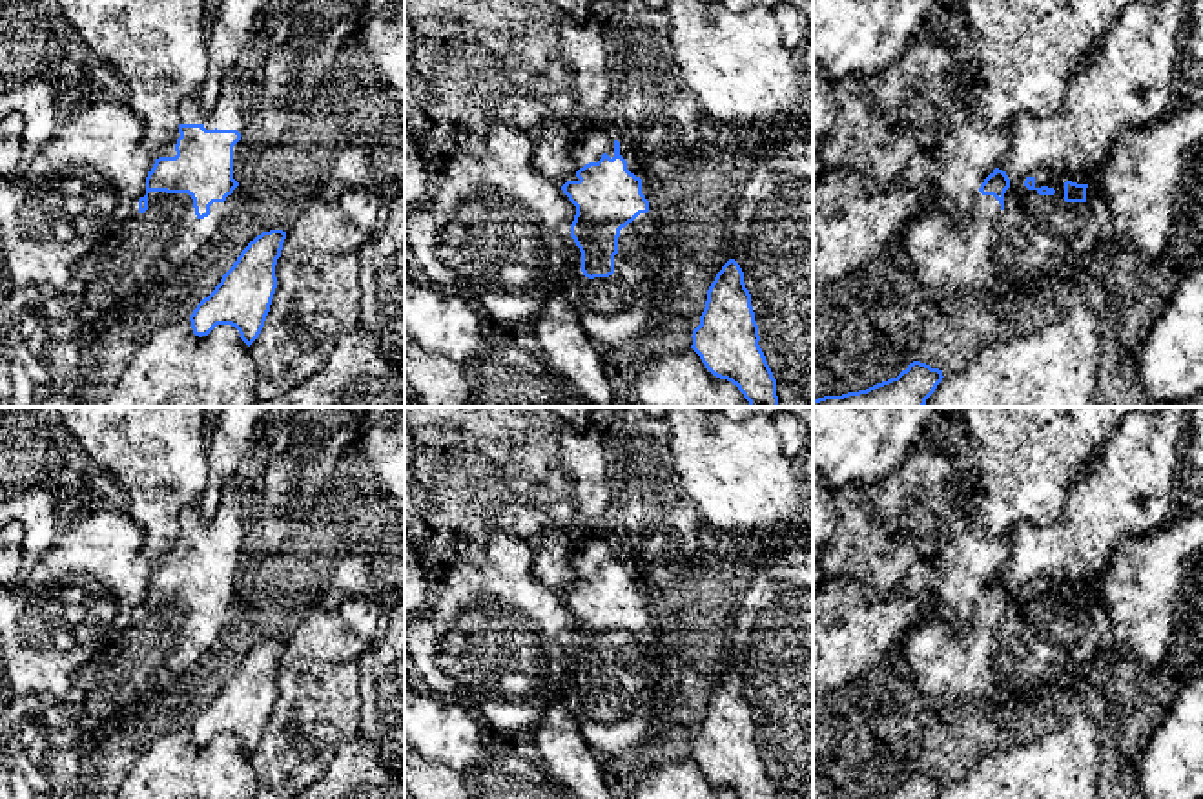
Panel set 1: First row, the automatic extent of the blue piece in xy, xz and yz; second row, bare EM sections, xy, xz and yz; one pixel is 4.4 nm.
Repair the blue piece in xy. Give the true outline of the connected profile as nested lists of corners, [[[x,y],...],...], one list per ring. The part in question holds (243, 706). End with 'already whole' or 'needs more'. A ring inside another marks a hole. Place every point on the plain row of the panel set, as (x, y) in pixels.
[[[270,638],[248,651],[190,724],[195,744],[208,744],[217,733],[231,733],[248,755],[259,746],[277,697],[275,673],[284,648],[286,640]]]; already whole

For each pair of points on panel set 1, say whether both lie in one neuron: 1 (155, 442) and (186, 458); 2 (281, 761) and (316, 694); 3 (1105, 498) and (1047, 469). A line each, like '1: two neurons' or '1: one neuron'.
1: one neuron
2: one neuron
3: two neurons

